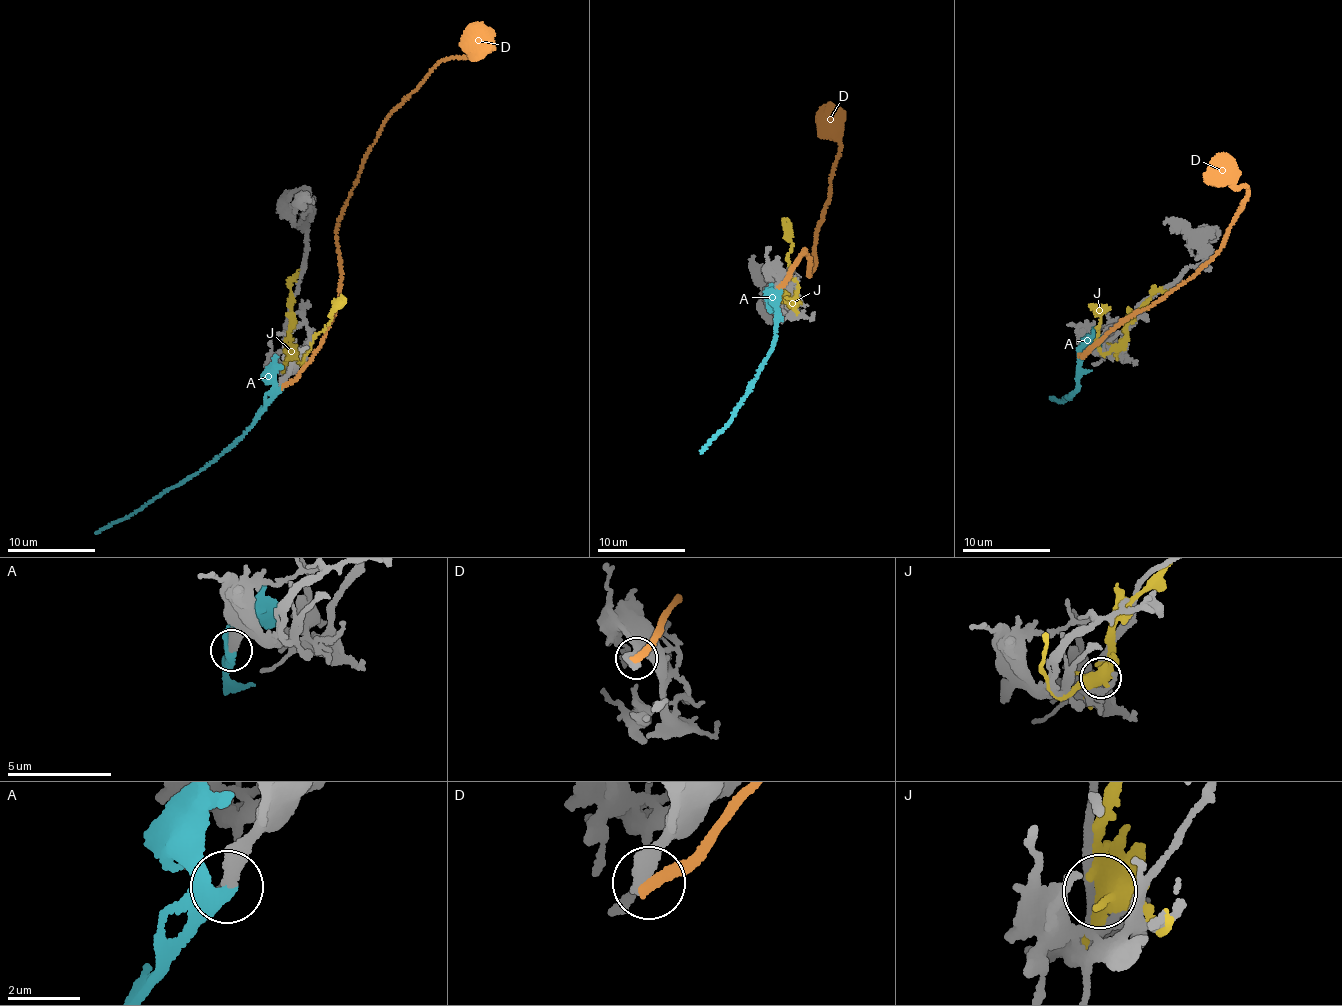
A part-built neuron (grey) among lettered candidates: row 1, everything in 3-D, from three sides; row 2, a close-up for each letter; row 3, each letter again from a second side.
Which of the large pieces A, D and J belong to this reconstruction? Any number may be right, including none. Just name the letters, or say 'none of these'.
A

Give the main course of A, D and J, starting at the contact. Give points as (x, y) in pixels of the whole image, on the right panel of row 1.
A: (1080, 356), (1074, 392), (1065, 395), (1069, 397), (1063, 398), (1064, 400), (1051, 398)
D: (1079, 354), (1115, 324), (1194, 277), (1219, 249), (1248, 189), (1244, 185), (1232, 187), (1217, 177), (1213, 159)
J: (1121, 346), (1110, 351), (1099, 351), (1101, 311), (1094, 305)

